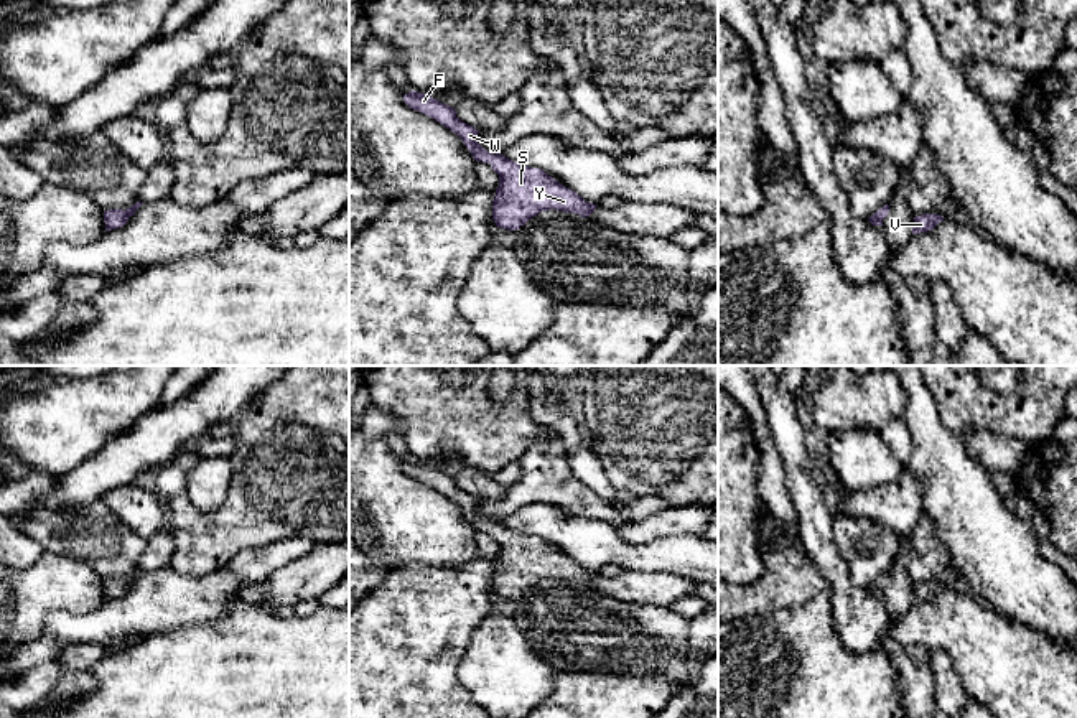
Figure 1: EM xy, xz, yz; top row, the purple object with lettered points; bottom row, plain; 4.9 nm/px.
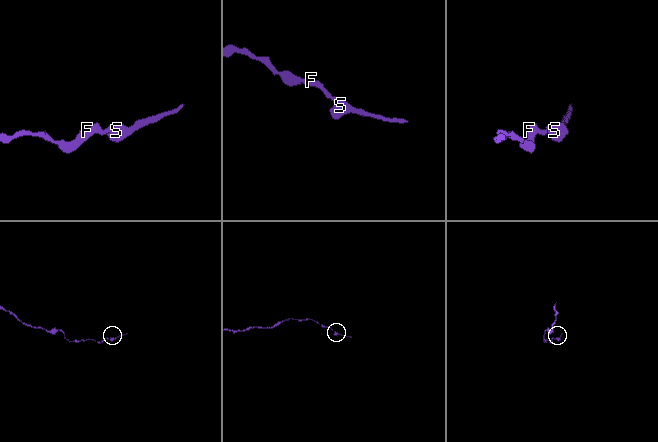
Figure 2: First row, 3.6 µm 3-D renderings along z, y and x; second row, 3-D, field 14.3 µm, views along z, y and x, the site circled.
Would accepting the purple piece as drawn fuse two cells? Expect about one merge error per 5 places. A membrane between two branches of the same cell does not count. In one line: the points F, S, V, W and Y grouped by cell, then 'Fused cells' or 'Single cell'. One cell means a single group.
Groups: F S V W Y. Single cell

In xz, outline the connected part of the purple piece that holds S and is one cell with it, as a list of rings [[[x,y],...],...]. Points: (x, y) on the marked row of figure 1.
[[[410,91],[403,102],[451,132],[455,132],[476,161],[484,161],[499,175],[499,186],[492,201],[492,219],[497,227],[517,231],[542,211],[558,209],[588,217],[598,204],[586,203],[575,191],[565,188],[543,170],[524,166],[501,153],[491,153],[478,143],[478,130],[456,117],[456,109],[441,104],[430,94]]]

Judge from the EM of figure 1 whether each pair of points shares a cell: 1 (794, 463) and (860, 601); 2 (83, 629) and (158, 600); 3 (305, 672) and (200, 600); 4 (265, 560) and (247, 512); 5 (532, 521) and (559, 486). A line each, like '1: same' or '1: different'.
1: same
2: same
3: different
4: different
5: different

